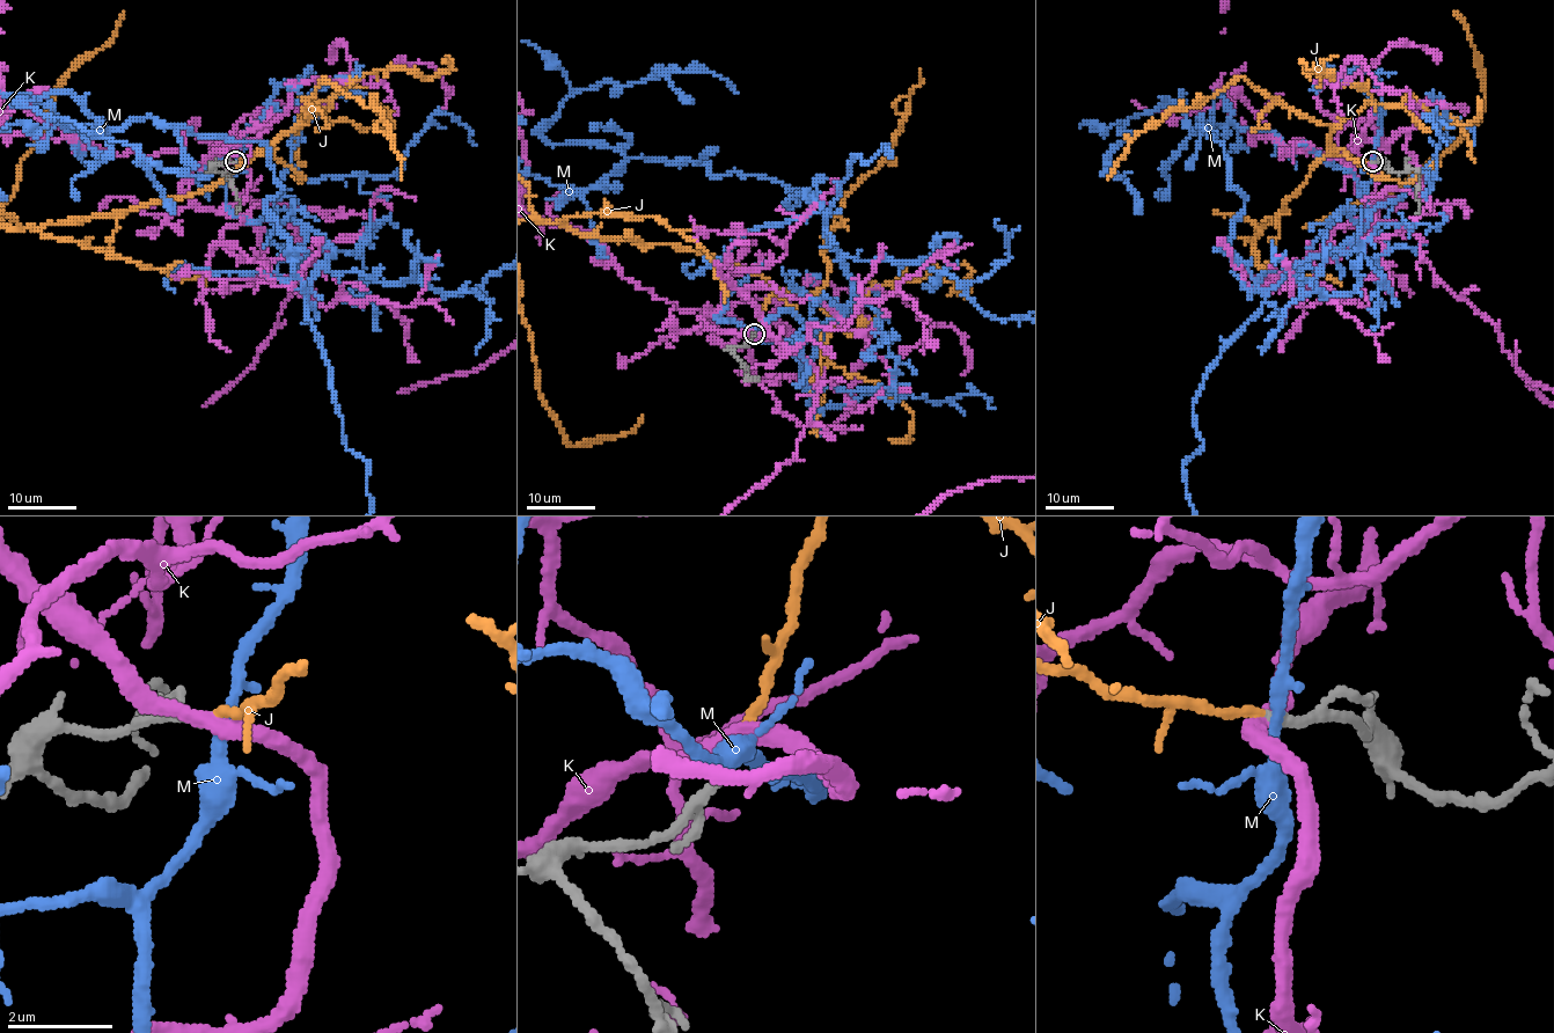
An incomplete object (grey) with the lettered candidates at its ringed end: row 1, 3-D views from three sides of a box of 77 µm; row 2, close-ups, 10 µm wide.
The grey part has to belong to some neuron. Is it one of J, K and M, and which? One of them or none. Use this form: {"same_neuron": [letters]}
{"same_neuron": ["J"]}

